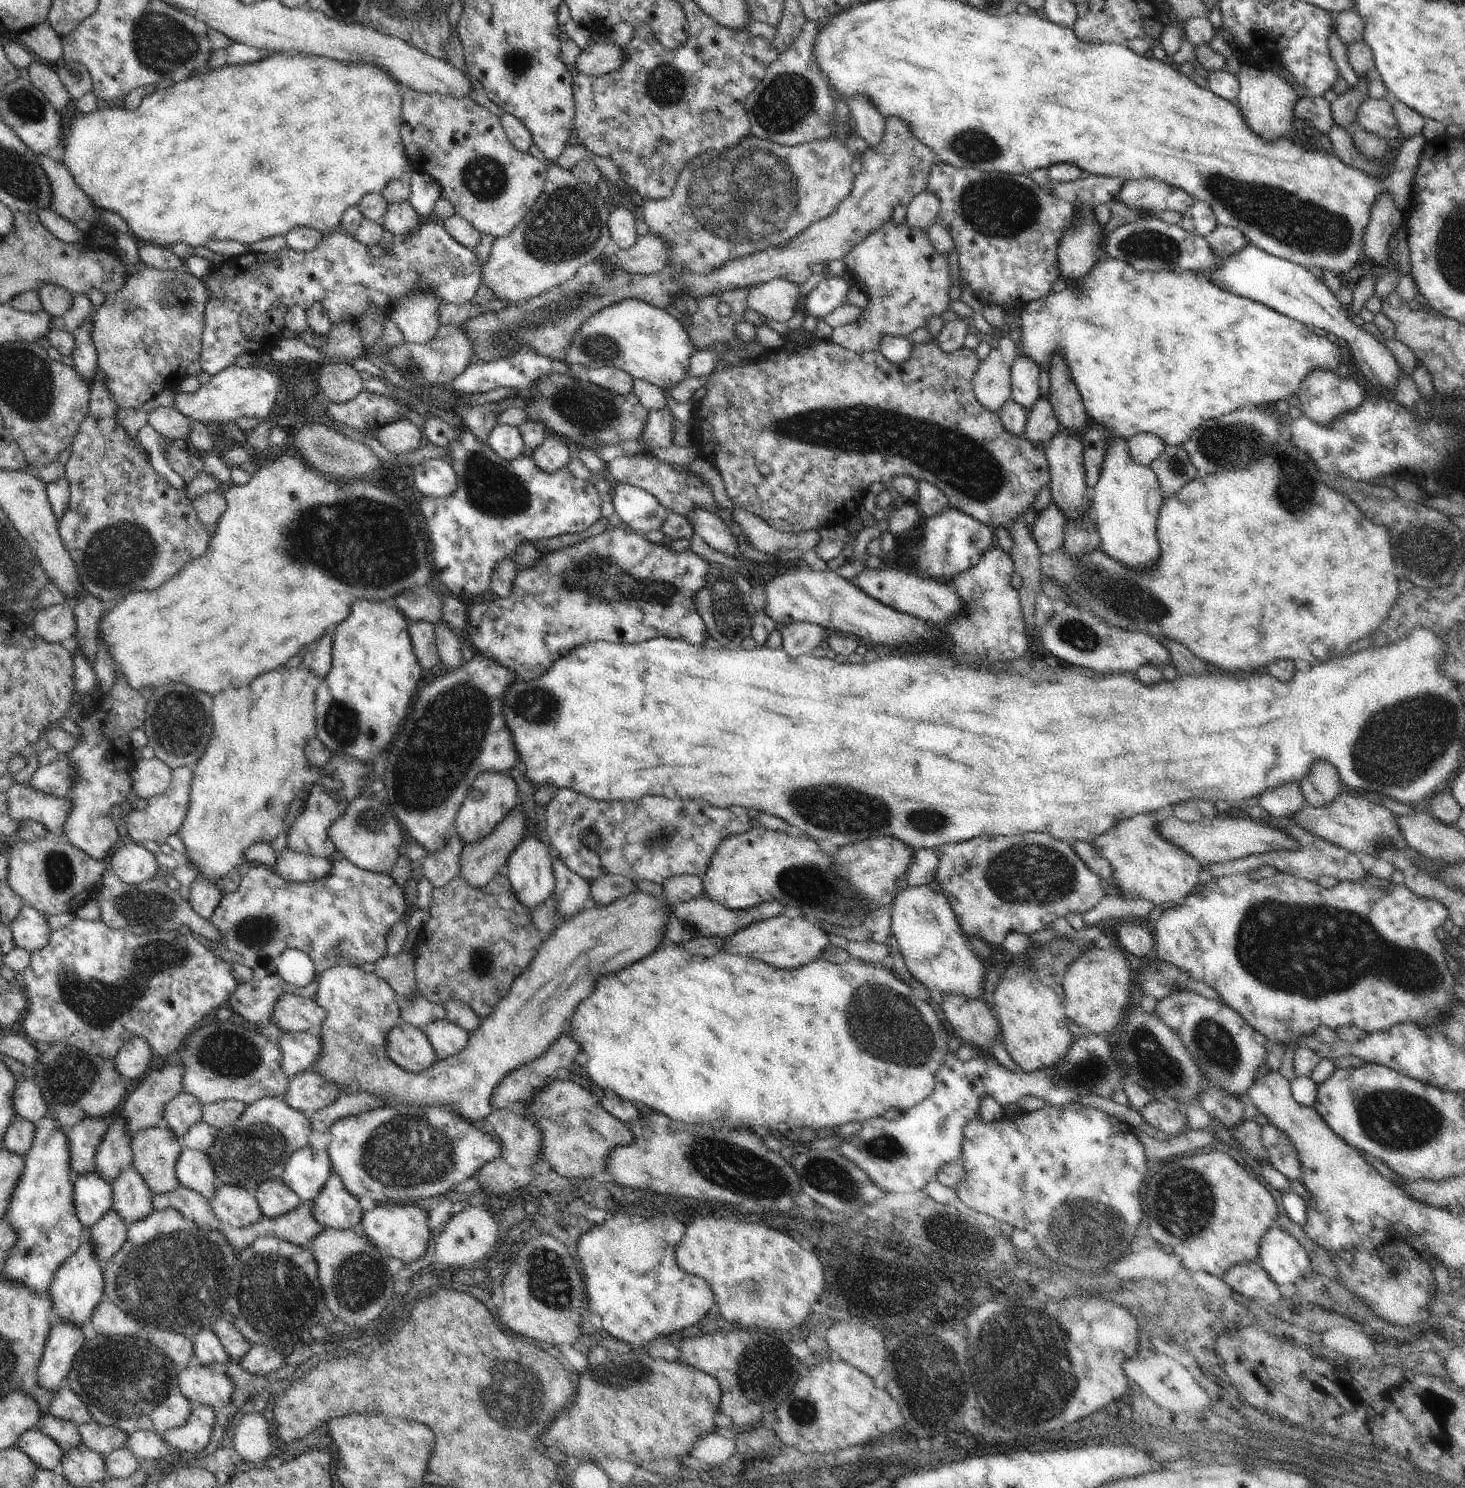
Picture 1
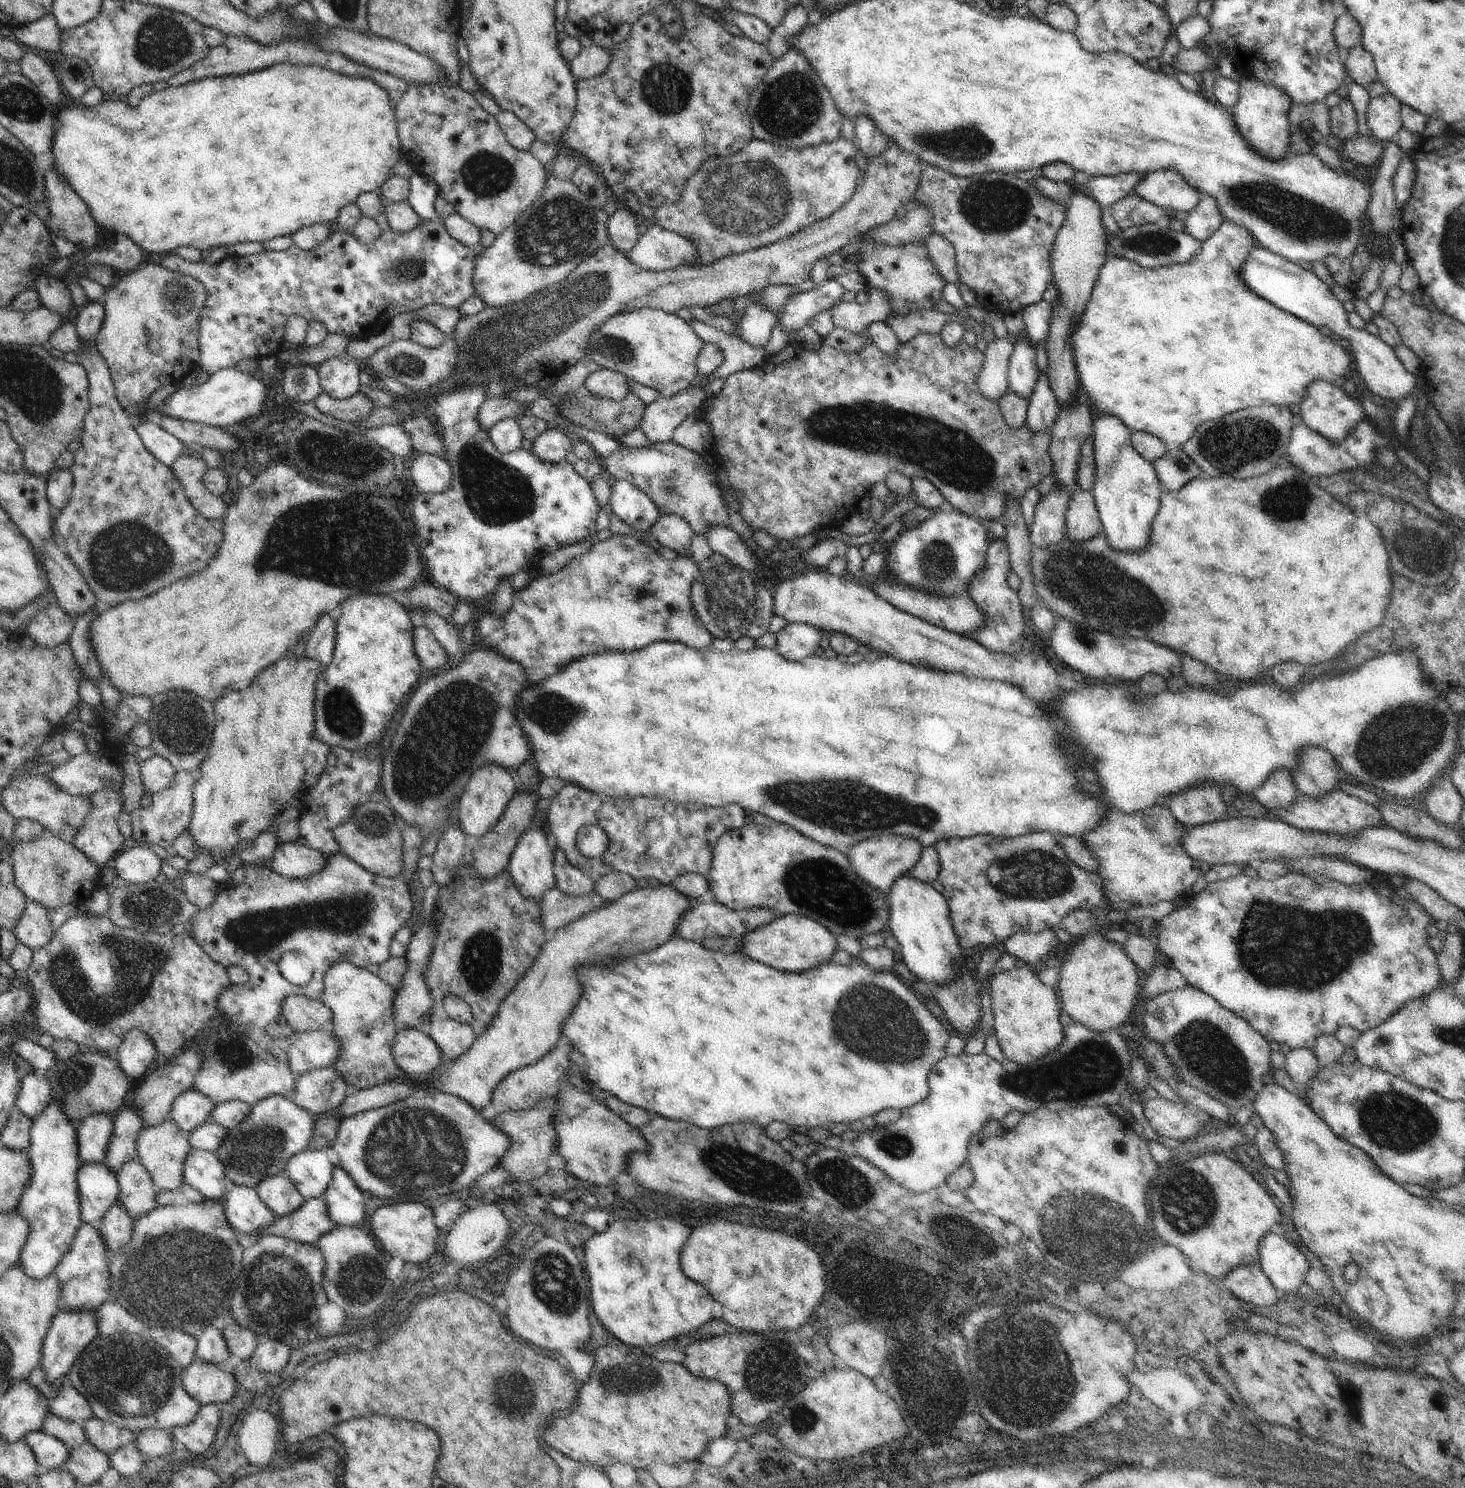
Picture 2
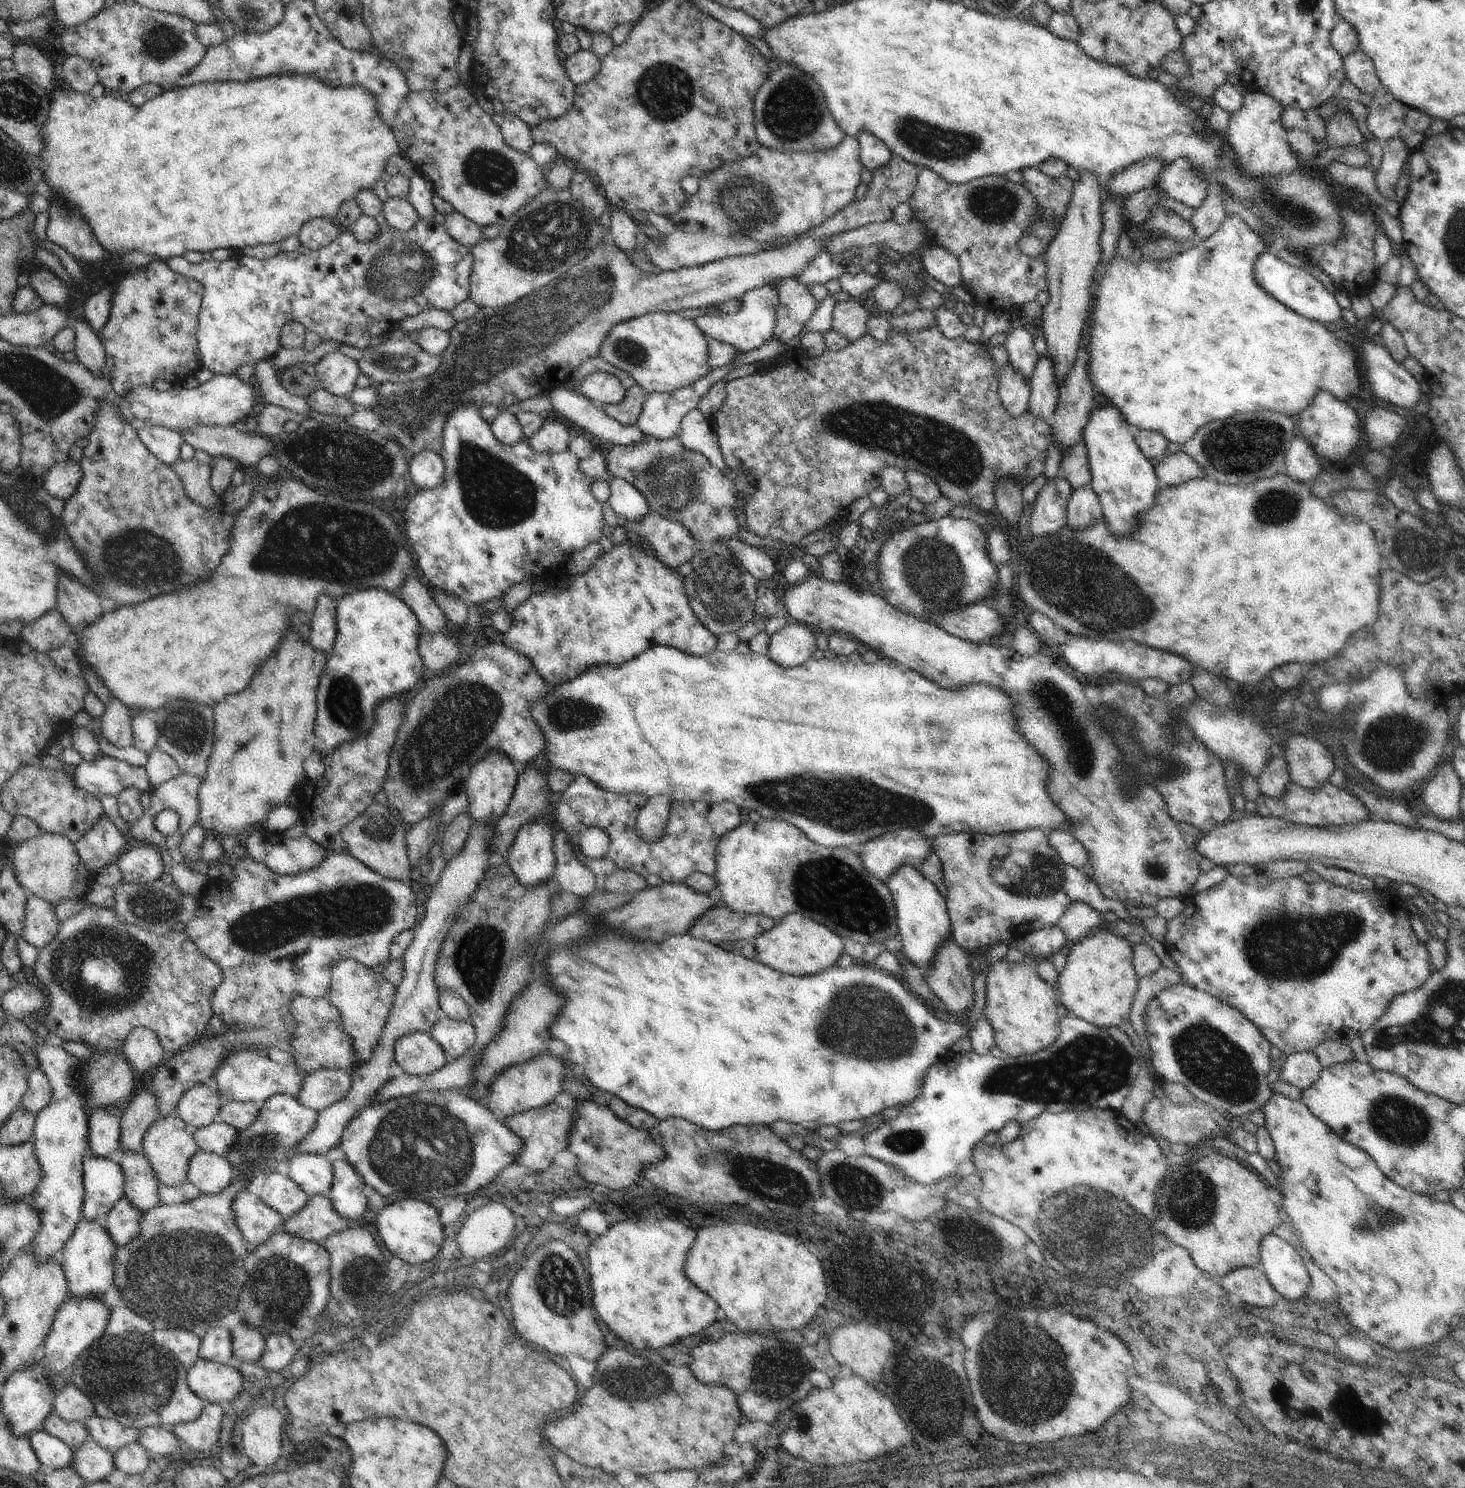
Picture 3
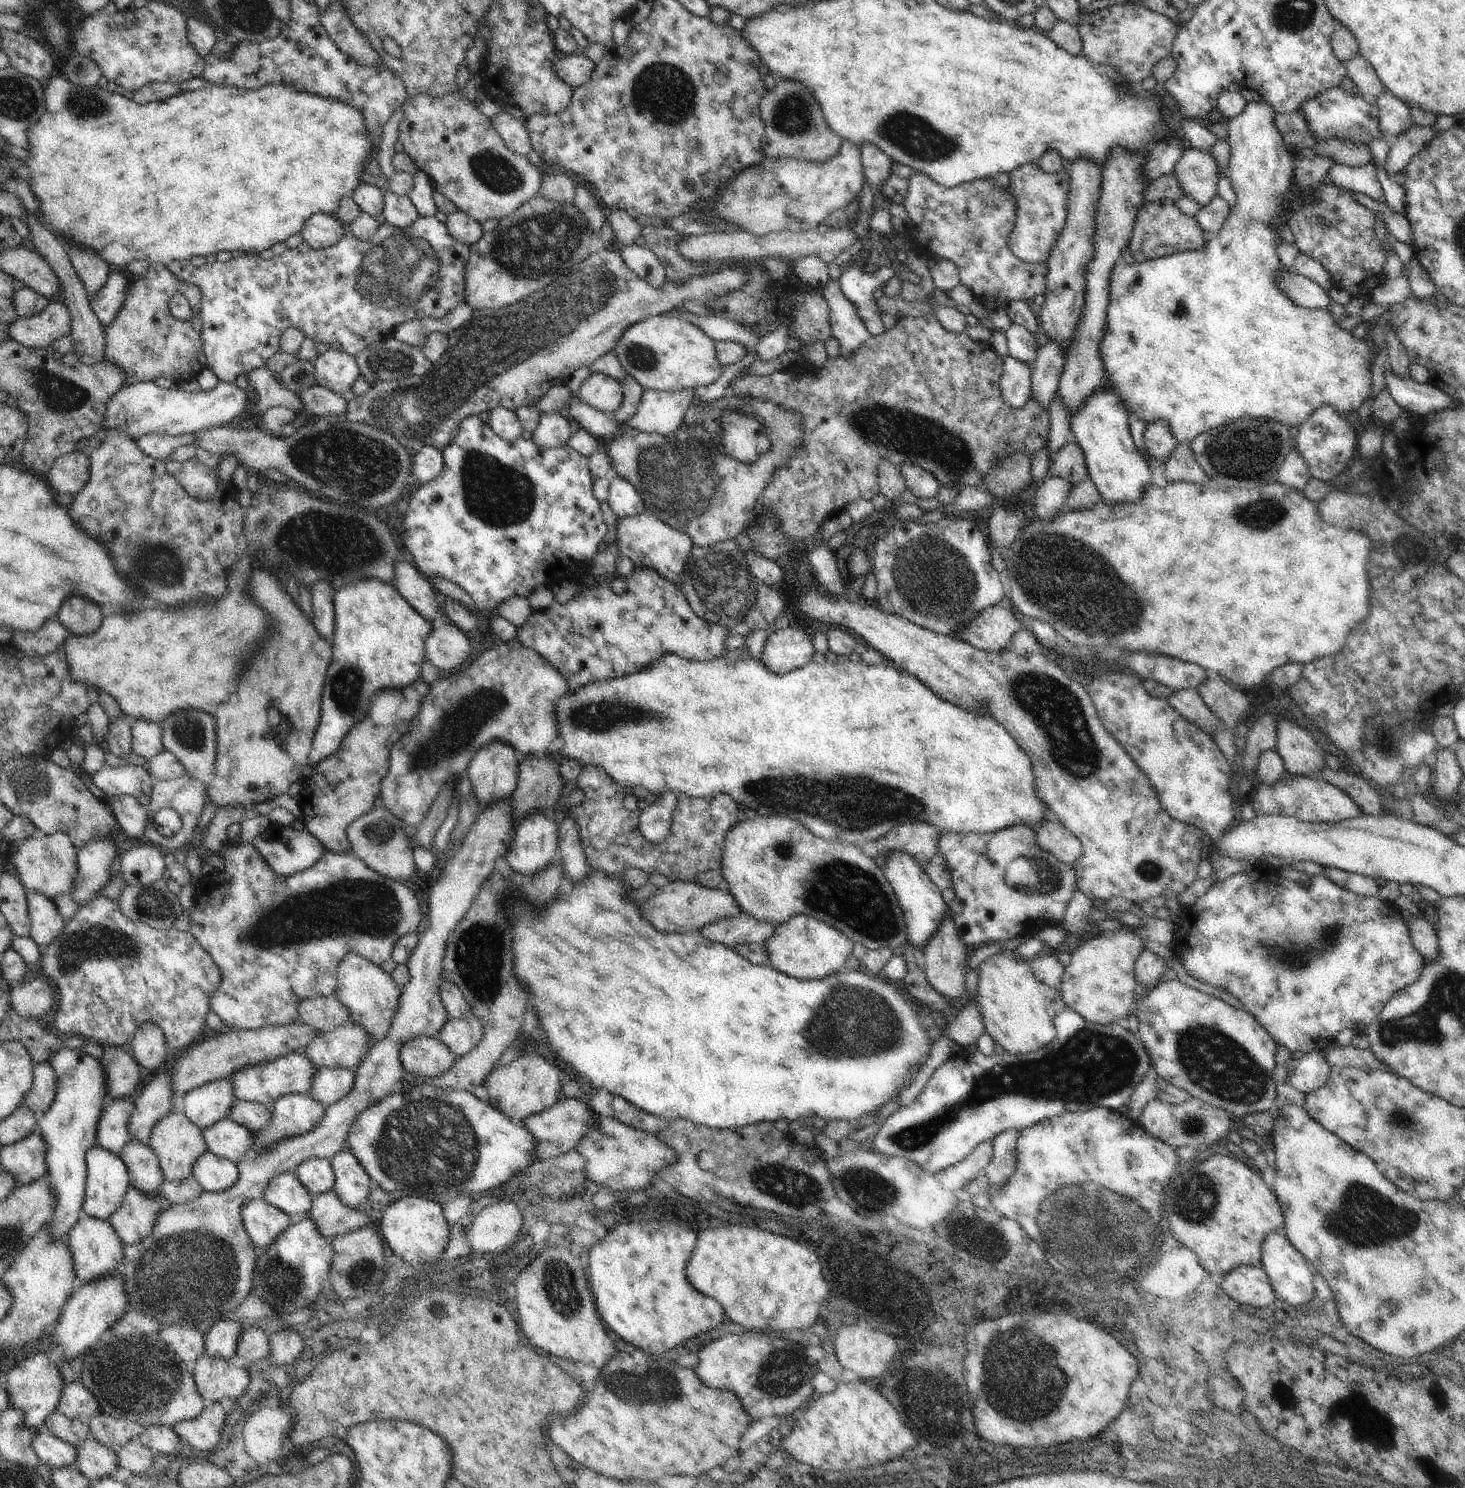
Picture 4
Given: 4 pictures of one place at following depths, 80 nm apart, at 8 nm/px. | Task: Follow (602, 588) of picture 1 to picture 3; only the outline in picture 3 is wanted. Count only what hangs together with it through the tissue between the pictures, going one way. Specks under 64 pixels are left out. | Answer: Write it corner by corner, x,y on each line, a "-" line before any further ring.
626,540
621,546
614,546
610,552
599,556
585,575
568,576
571,581
568,590
560,591
553,585
559,579
556,577
551,582
552,590
549,593
532,593
531,598
512,614
511,629
502,637
493,632
491,638
525,654
535,664
540,676
554,686
564,680
574,680
592,666
610,664
619,669
630,659
658,645
674,647
692,656
706,656
716,651
719,636
704,626
693,613
683,583
684,574
686,569
669,569
656,557

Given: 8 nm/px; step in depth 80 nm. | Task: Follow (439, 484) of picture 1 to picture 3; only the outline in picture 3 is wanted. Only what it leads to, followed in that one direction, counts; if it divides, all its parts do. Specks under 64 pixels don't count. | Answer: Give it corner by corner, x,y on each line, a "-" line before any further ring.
422,449
410,458
410,478
418,489
437,487
445,475
444,459
433,450

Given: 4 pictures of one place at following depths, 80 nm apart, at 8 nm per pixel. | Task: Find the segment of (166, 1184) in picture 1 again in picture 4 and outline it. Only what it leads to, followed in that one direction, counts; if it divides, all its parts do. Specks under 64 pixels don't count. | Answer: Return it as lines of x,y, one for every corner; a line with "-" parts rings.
179,1109
165,1116
154,1125
148,1144
156,1152
163,1175
168,1181
184,1180
192,1175
196,1160
209,1150
203,1130
198,1128

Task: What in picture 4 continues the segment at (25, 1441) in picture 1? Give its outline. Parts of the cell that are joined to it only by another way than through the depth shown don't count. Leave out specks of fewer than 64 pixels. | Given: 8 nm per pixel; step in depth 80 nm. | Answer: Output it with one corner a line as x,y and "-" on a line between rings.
44,1428
33,1438
32,1446
38,1458
53,1470
76,1464
78,1449

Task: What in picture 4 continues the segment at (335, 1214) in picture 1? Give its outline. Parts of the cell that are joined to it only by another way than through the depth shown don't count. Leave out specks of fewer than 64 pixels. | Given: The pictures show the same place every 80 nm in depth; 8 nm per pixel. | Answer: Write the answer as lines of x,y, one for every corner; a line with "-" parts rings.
352,1152
336,1153
331,1158
335,1174
333,1190
341,1202
350,1208
358,1208
370,1190
370,1177

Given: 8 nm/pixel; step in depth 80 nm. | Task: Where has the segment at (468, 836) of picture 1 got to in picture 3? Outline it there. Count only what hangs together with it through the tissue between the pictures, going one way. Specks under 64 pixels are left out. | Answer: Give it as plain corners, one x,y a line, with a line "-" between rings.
488,751
476,761
463,784
468,794
468,810
475,818
475,823
494,823
505,815
515,791
519,771
520,767
502,751

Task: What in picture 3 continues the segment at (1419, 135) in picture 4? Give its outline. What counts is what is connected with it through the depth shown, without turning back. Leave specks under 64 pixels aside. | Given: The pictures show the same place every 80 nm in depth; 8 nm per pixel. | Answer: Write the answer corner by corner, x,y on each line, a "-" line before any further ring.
1394,137
1383,143
1383,157
1379,171
1376,171
1376,184
1379,188
1379,193
1382,193
1387,199
1394,202
1395,192
1392,187
1396,186
1397,180
1402,175
1402,172
1407,170
1411,149
1406,146
1402,137

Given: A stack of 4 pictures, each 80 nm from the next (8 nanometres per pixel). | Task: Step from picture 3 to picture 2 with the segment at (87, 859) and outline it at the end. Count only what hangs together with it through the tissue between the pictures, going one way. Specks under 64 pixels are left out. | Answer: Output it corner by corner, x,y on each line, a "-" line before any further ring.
101,790
86,797
91,800
91,812
72,842
99,868
124,846
125,838
118,829
118,816
123,810
119,792

